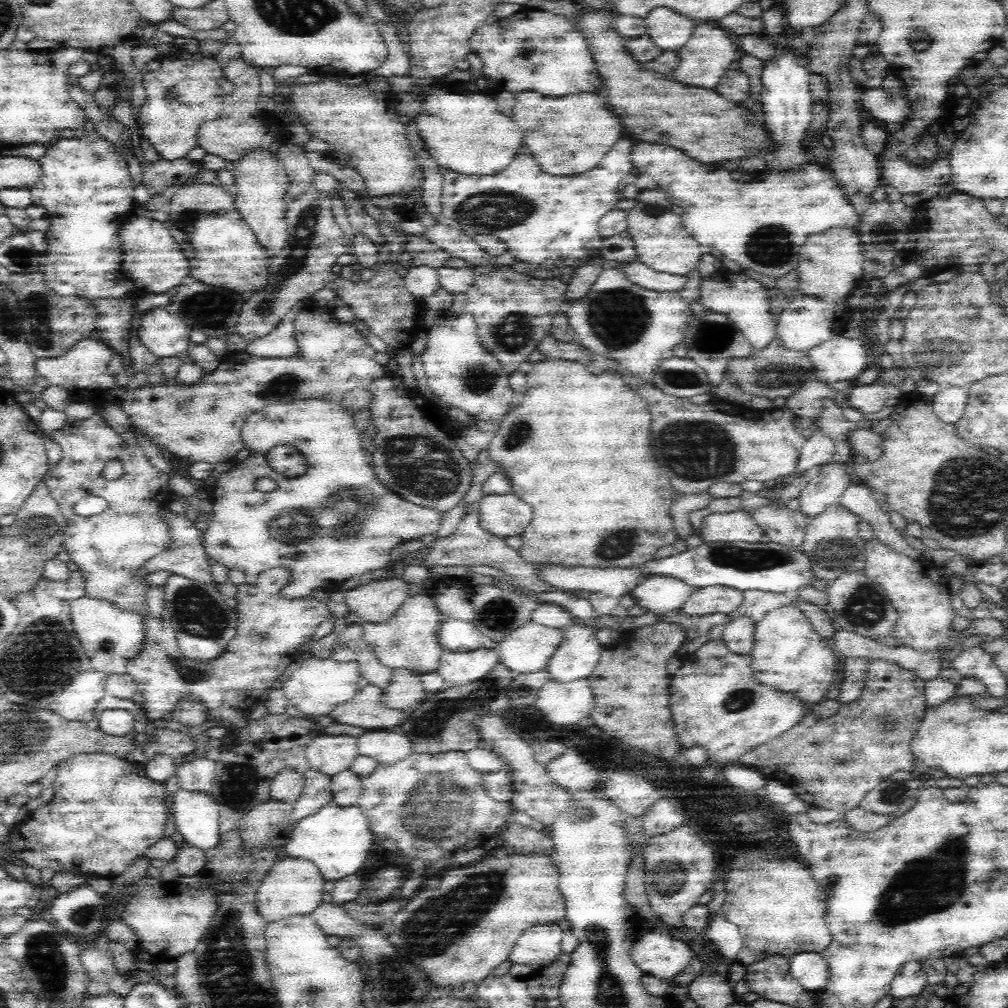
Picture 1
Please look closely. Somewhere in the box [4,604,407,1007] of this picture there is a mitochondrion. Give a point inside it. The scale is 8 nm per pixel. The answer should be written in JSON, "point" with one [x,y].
{"point":[43,958]}

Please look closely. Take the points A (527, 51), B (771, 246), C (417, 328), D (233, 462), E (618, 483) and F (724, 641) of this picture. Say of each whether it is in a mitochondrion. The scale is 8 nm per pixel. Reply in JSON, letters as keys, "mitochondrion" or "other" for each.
{"A":"mitochondrion","B":"mitochondrion","C":"other","D":"other","E":"other","F":"other"}

